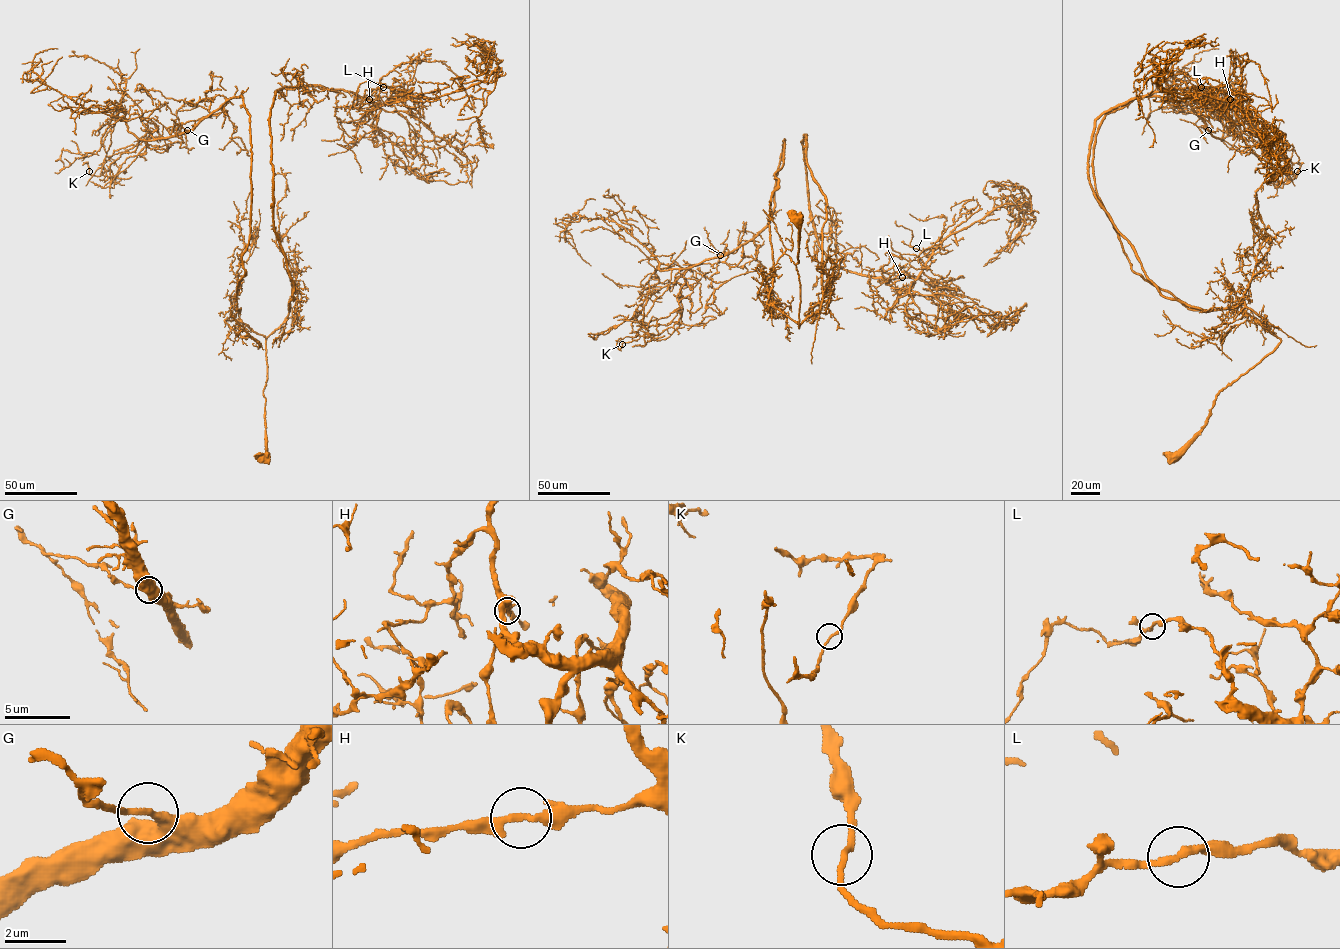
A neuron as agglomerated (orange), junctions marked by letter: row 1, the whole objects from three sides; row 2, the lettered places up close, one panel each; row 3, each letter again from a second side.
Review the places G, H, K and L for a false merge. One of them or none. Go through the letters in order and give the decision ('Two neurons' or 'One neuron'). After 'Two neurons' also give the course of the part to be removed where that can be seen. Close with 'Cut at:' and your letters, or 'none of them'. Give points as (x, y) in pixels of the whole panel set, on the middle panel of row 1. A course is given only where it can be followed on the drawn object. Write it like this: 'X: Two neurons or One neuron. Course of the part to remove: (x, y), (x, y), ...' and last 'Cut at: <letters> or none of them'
G: One neuron
H: One neuron
K: One neuron
L: One neuron
Cut at: none of them

